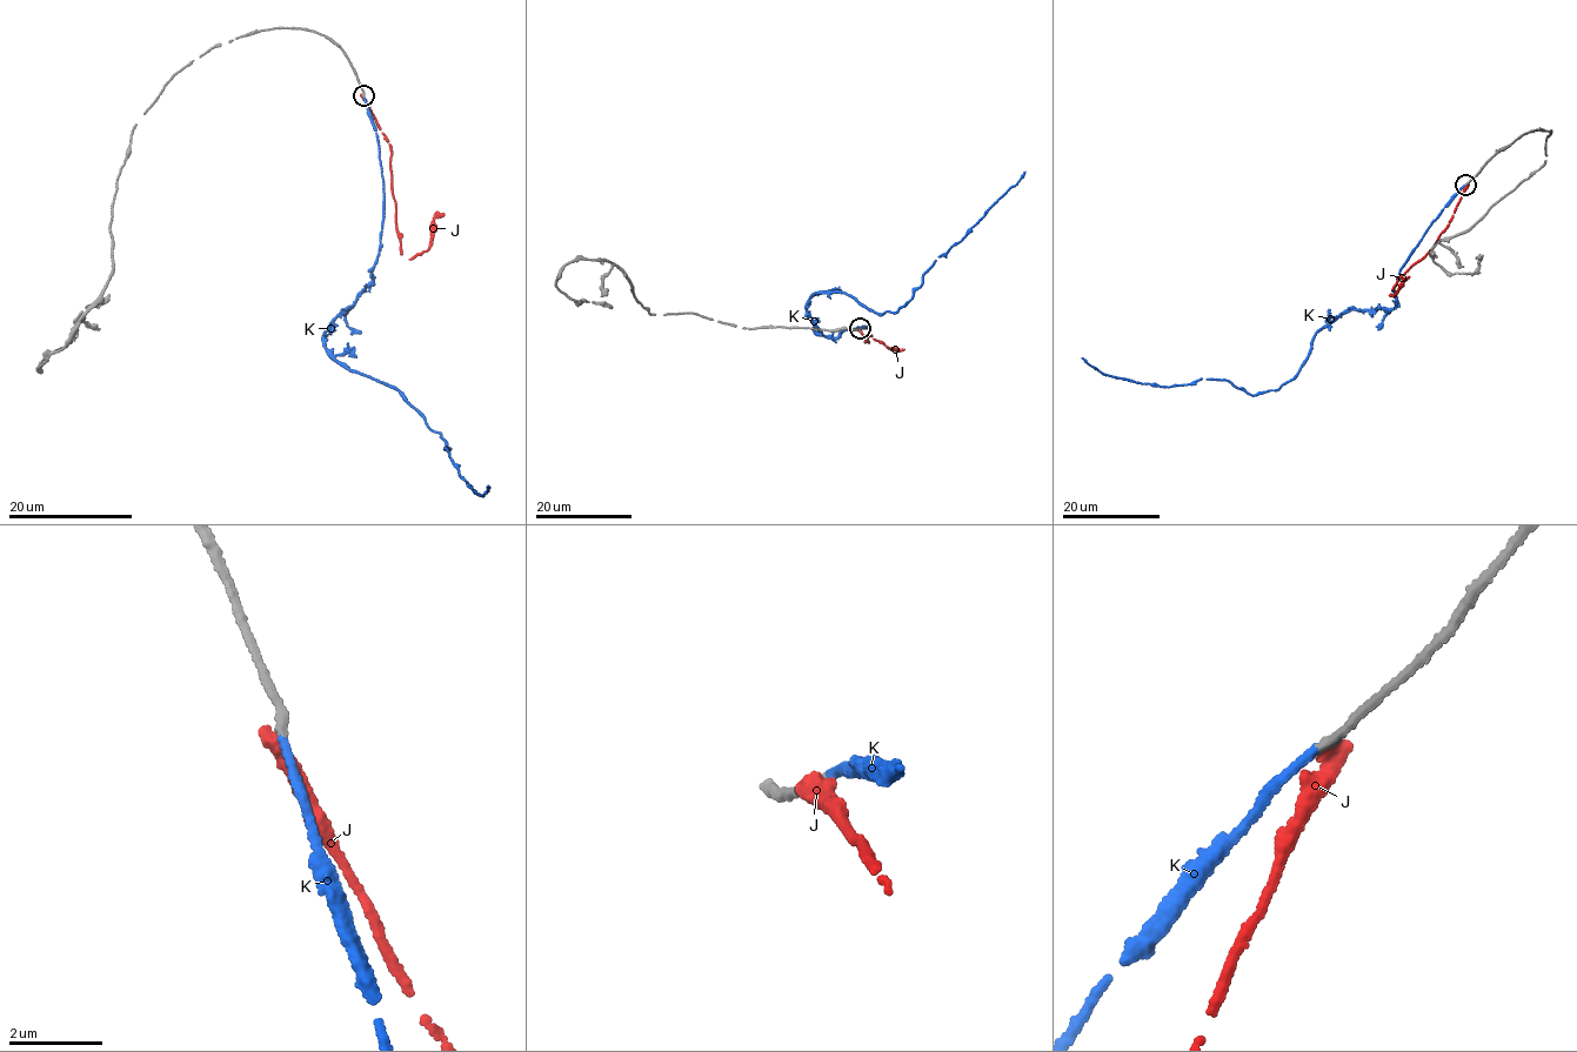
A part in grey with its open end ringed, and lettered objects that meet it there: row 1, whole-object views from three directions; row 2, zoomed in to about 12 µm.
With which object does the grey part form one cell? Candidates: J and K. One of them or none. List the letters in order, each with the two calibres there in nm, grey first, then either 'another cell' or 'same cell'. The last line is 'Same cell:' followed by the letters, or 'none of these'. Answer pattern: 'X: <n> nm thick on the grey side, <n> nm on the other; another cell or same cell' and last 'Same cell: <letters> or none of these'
J: 190 nm thick on the grey side, 440 nm on the other; another cell
K: 190 nm thick on the grey side, 180 nm on the other; same cell
Same cell: K

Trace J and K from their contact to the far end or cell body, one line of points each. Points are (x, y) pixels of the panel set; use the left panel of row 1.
J: (362, 95), (389, 147), (402, 254), (411, 260), (427, 250), (434, 219), (443, 213)
K: (362, 95), (385, 194), (381, 240), (371, 283), (325, 342), (419, 410), (472, 491), (488, 486)

